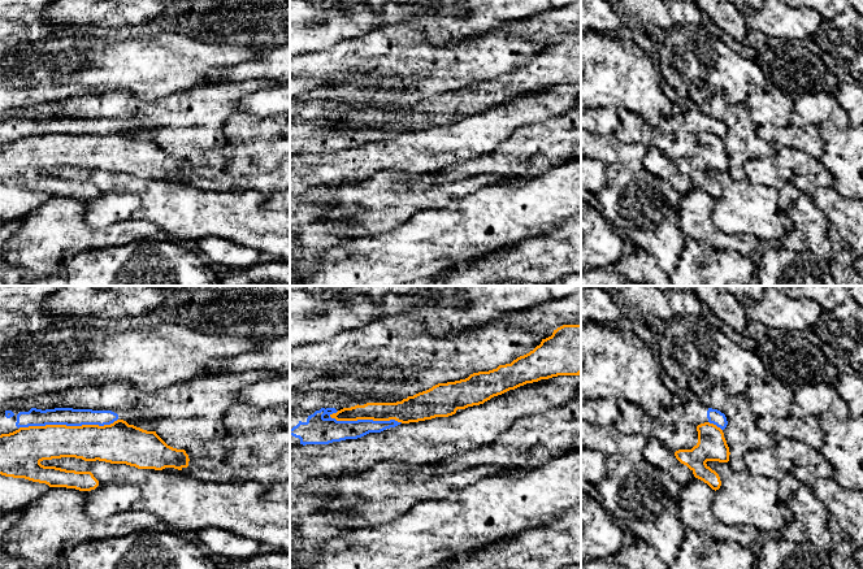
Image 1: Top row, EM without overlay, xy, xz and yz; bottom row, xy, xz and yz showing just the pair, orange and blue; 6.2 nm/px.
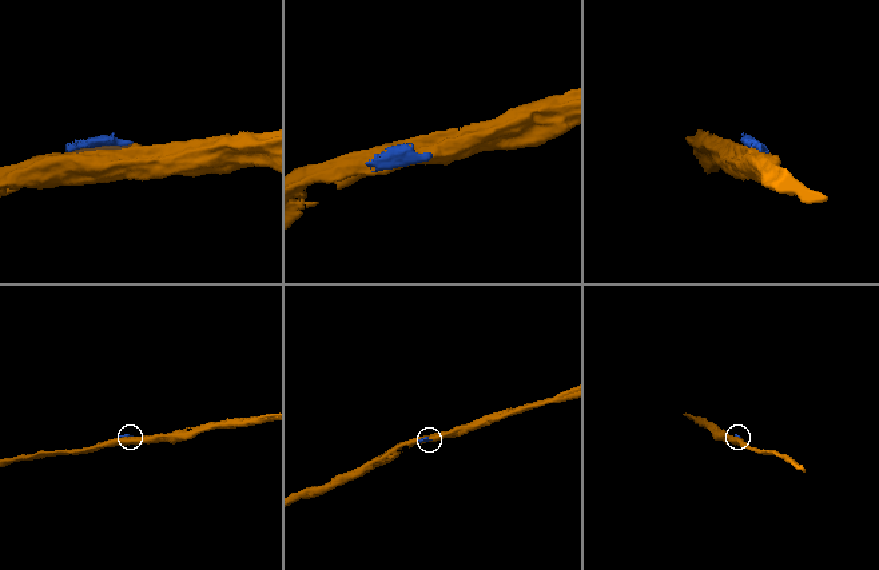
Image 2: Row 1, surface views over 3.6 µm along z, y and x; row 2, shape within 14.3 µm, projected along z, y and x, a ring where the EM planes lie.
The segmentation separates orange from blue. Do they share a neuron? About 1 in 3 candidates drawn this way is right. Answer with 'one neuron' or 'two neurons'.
two neurons

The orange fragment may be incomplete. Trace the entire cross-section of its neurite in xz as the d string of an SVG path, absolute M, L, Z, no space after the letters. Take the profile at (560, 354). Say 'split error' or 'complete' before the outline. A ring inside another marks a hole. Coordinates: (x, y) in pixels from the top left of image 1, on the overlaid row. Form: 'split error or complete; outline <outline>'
complete; outline M563 325L542 339L529 353L511 364L489 372L470 374L465 379L438 383L432 388L396 403L367 403L343 408L330 414L337 421L419 422L448 417L457 409L480 405L494 396L526 383L558 375L581 374L581 325Z

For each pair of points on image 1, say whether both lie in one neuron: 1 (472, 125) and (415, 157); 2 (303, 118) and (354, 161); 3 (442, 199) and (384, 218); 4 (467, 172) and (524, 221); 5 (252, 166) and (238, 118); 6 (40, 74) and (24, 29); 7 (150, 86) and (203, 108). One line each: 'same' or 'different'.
1: same
2: different
3: same
4: different
5: same
6: different
7: different

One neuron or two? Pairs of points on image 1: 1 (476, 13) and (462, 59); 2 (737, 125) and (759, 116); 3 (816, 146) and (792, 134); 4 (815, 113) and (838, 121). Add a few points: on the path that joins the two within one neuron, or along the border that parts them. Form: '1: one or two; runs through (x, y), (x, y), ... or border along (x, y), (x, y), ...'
1: two; border along (489, 30), (481, 34), (450, 39)
2: two; border along (745, 104), (749, 118), (755, 126)
3: one; runs through (810, 140), (798, 137)
4: one; runs through (820, 113), (831, 113), (833, 116)

